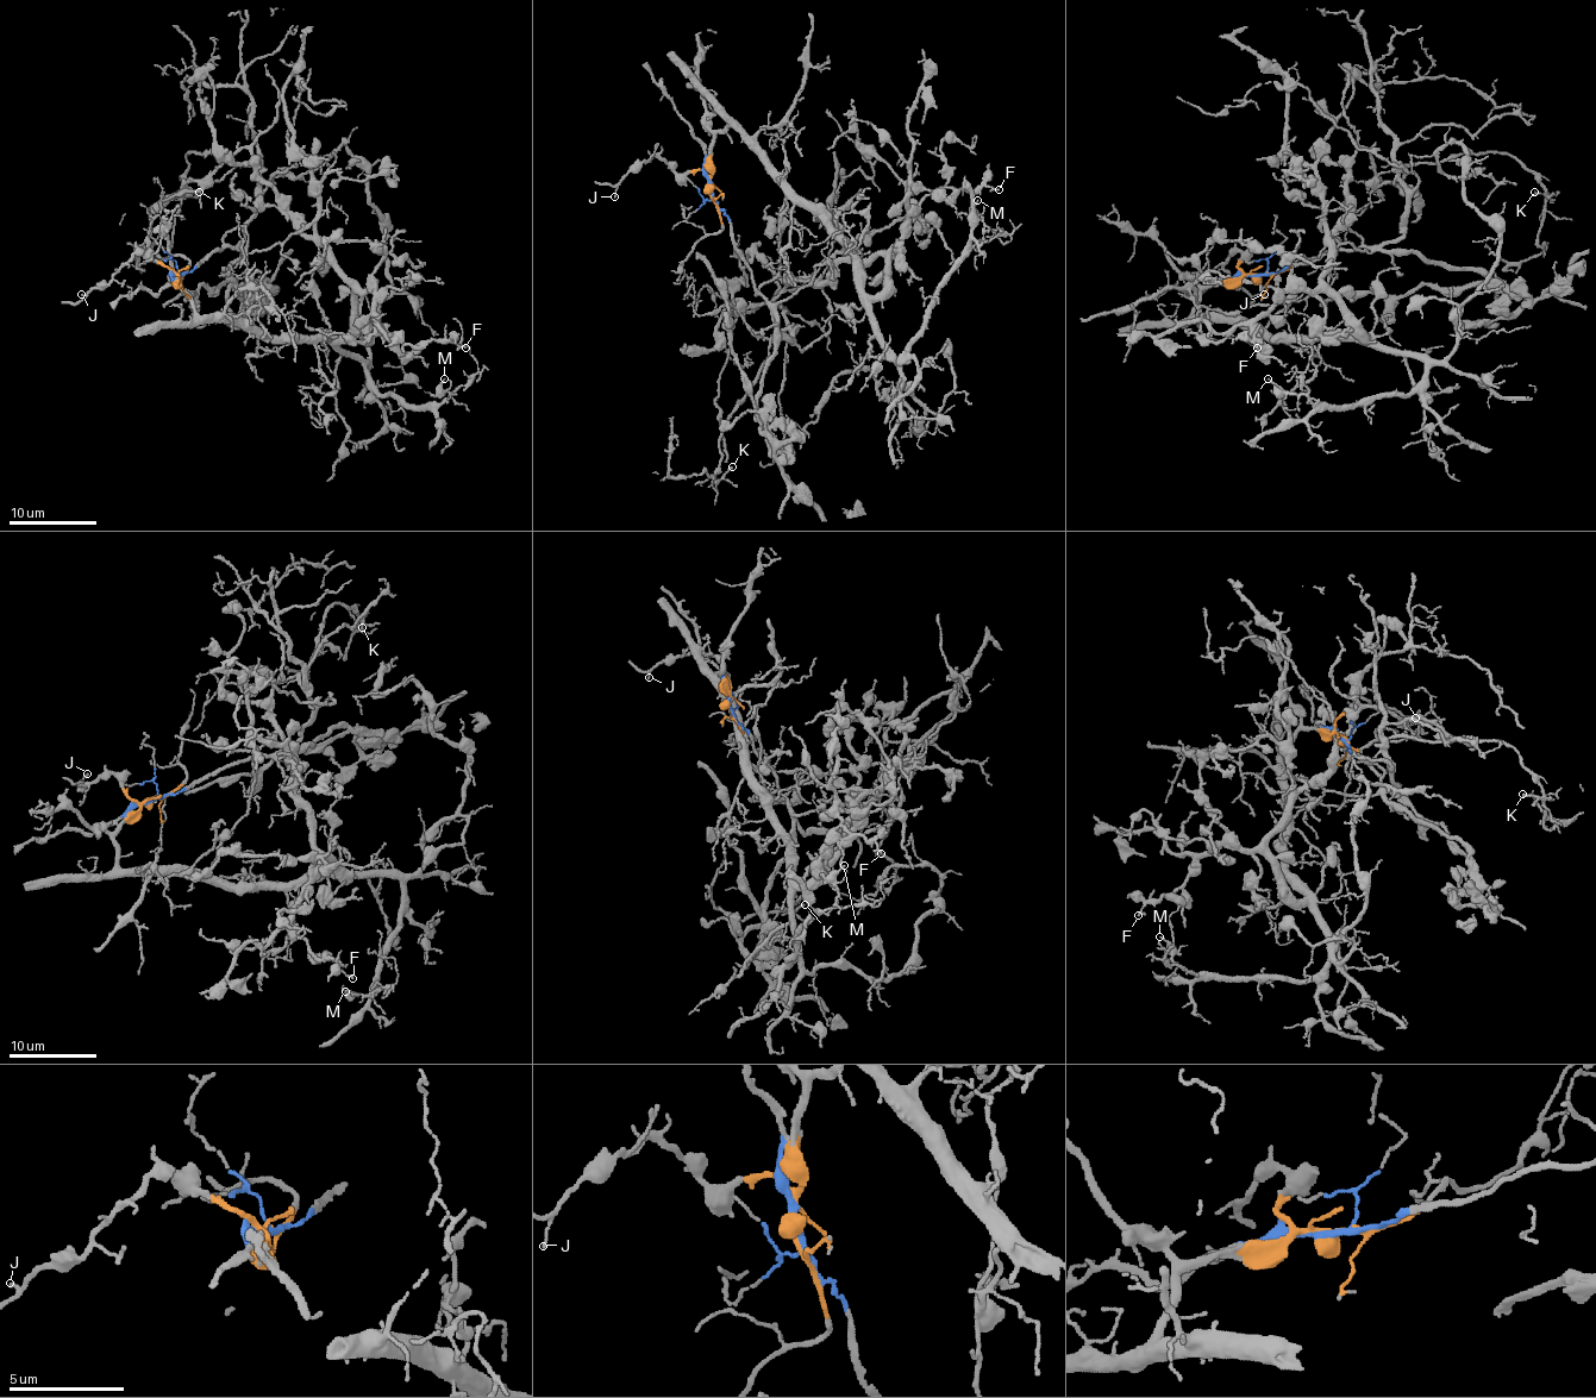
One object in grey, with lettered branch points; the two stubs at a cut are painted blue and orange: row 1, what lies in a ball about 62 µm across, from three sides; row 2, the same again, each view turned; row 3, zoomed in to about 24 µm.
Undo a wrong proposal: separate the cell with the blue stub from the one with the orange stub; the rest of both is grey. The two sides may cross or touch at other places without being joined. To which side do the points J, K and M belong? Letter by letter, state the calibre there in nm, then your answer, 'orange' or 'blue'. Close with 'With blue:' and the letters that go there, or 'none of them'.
J: 120 nm | orange
K: 150 nm | blue
M: 110 nm | orange
With blue: K

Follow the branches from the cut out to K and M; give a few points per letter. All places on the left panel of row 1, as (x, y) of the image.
K: (177, 274), (241, 240), (256, 206), (254, 169), (188, 151), (182, 190), (200, 190)
M: (177, 274), (204, 319), (321, 337), (402, 405), (439, 405), (450, 394), (444, 378)

